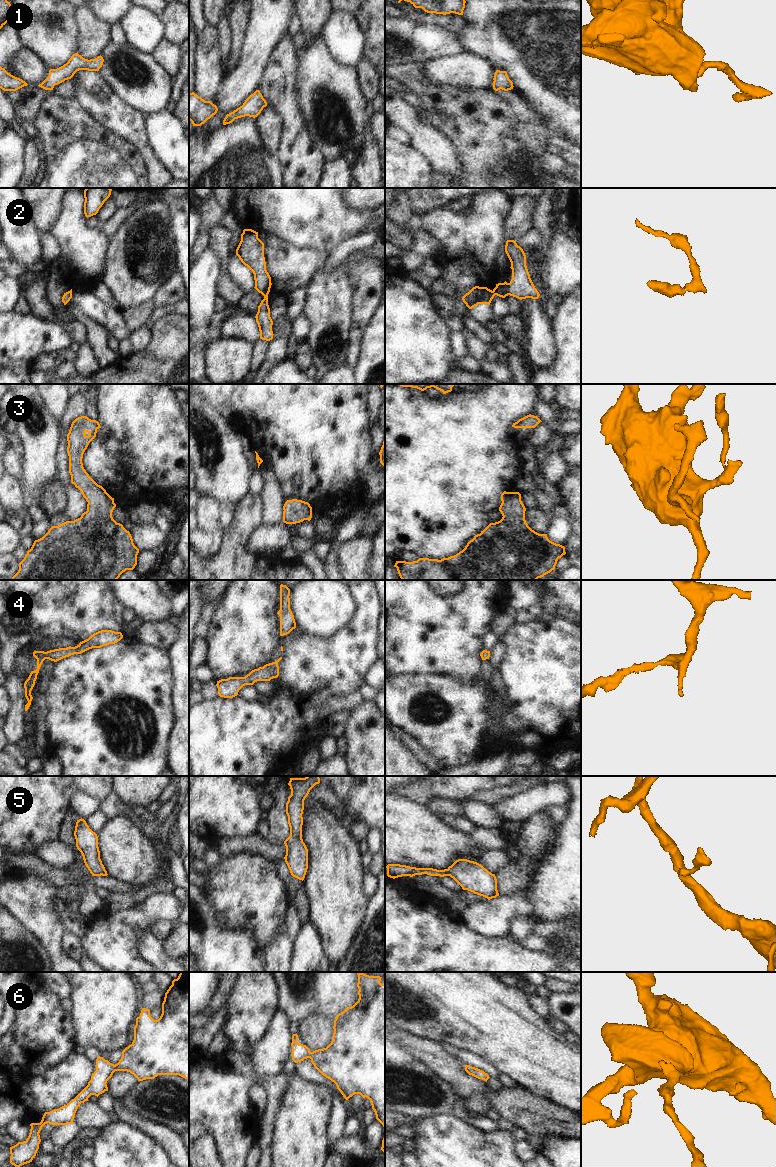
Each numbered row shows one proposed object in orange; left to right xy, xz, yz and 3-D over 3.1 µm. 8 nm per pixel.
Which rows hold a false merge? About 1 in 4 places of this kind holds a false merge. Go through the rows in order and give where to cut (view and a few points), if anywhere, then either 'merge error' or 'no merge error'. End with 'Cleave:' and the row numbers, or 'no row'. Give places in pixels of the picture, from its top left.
1: no cut | no merge error
2: no cut | no merge error
3: no cut | no merge error
4: no cut | no merge error
5: no cut | no merge error
6: no cut | no merge error
Cleave: no row

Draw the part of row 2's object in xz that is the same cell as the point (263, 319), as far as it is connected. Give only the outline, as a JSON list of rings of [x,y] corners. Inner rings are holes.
[[[244,229],[241,241],[236,249],[236,255],[241,262],[254,274],[255,289],[264,296],[258,306],[255,316],[260,331],[260,339],[270,341],[273,339],[268,294],[271,288],[271,277],[266,270],[264,257],[264,243],[258,238],[258,232],[252,229]]]

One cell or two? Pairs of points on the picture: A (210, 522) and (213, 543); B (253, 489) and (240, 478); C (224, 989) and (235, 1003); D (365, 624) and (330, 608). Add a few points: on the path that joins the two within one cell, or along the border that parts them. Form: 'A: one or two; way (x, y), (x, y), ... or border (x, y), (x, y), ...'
A: two; border (219, 526), (210, 530), (199, 529)
B: two; border (252, 472), (249, 478), (247, 494)
C: two; border (235, 982), (223, 1006)
D: two; border (352, 594), (356, 612), (335, 634)

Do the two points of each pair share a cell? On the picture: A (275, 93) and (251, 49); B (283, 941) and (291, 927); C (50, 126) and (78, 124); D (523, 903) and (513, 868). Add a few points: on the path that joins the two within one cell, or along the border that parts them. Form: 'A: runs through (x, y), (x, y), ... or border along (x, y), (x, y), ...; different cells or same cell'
A: border along (274, 50), (257, 89); different cells
B: border along (285, 928), (286, 934), (293, 940); different cells
C: runs through (57, 125), (71, 124); same cell
D: border along (527, 883), (517, 892), (499, 896); different cells

